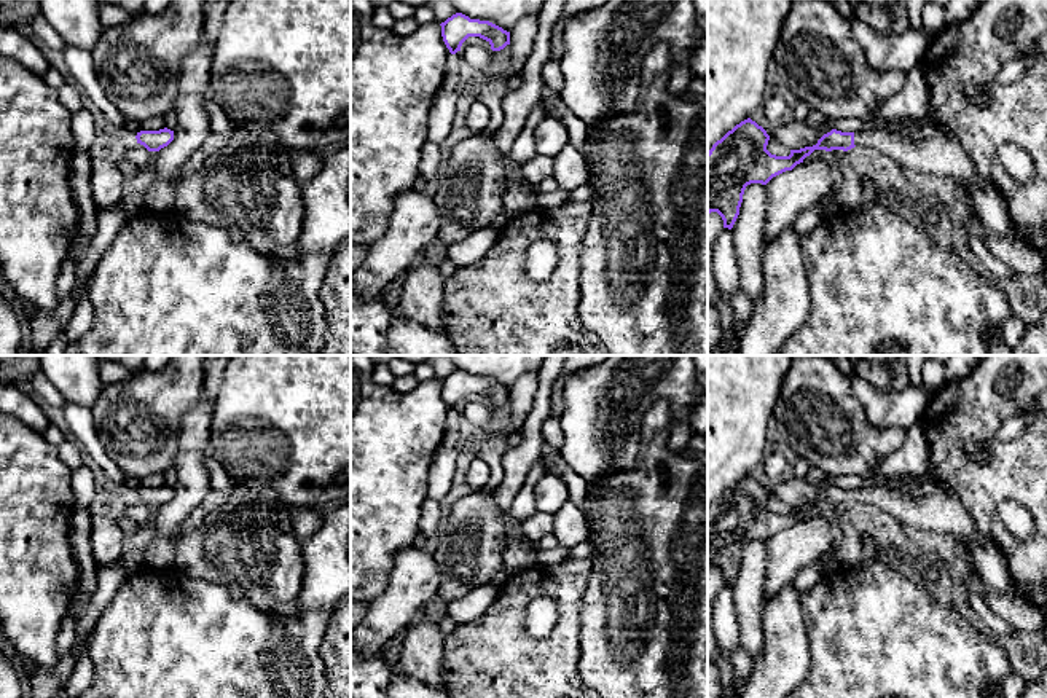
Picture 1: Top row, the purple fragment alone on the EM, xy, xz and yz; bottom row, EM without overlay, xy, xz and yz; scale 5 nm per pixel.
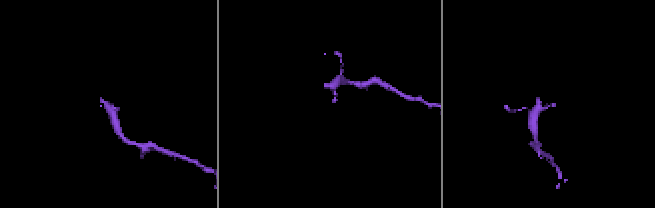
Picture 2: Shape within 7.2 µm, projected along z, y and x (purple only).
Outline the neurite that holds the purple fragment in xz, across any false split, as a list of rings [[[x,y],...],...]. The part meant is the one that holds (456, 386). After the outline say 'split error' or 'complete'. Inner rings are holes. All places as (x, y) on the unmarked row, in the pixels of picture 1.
[[[462,370],[448,374],[441,382],[441,394],[451,411],[461,408],[469,394],[480,394],[491,402],[492,408],[500,408],[510,402],[510,389],[502,384],[480,376],[470,376]]] | complete

